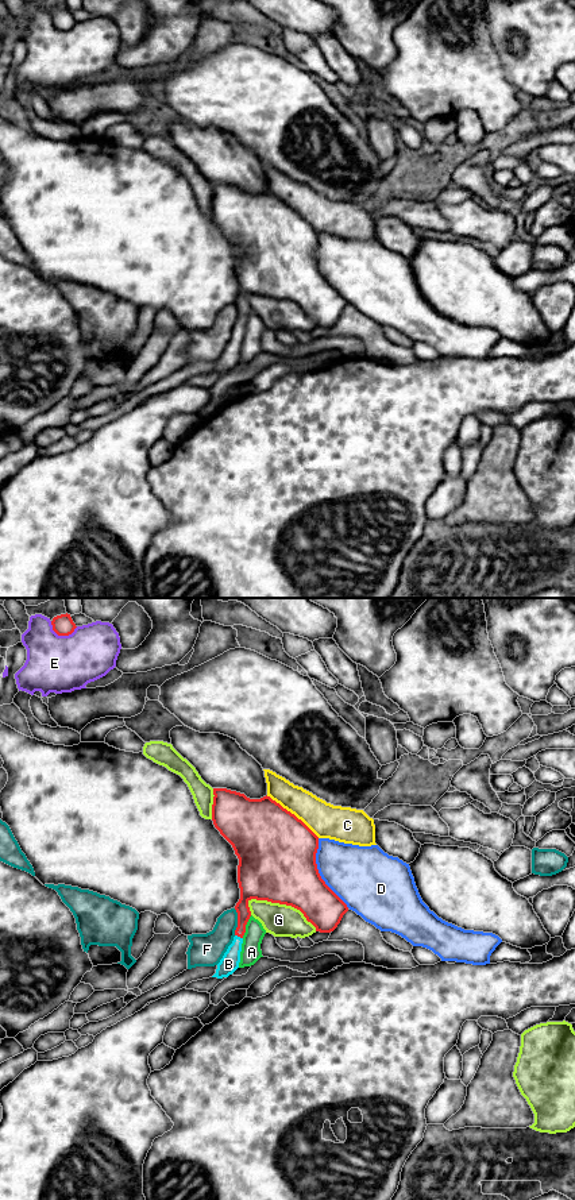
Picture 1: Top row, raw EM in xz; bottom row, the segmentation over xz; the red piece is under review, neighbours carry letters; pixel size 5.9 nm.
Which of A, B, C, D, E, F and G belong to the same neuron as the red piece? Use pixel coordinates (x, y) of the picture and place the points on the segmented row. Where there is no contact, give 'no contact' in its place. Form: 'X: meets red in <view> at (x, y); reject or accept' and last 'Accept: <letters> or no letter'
A: meets red in xz at (244, 926); reject
B: meets red in xz at (239, 936); accept
C: meets red in xz at (293, 814); reject
D: meets red in xz at (319, 874); reject
E: meets red in xz at (61, 635); reject
F: meets red in xz at (238, 922); reject
G: meets red in xz at (284, 903); reject
Accept: B

